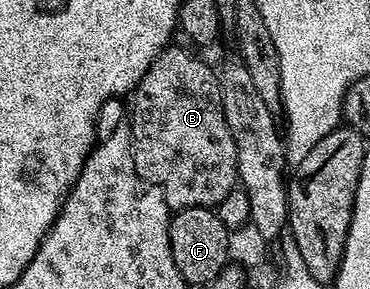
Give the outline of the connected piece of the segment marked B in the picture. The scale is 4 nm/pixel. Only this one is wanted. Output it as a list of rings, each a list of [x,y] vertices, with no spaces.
[[[176,46],[164,48],[163,53],[152,62],[141,82],[129,96],[129,119],[131,122],[131,153],[135,169],[141,179],[148,180],[151,184],[156,184],[165,194],[165,202],[168,208],[178,210],[181,208],[215,208],[229,194],[231,188],[236,187],[239,171],[237,170],[237,146],[233,146],[233,134],[229,134],[229,126],[225,122],[225,114],[221,106],[221,94],[219,93],[219,78],[216,69],[210,68],[203,60],[198,60],[194,56],[194,51]]]

